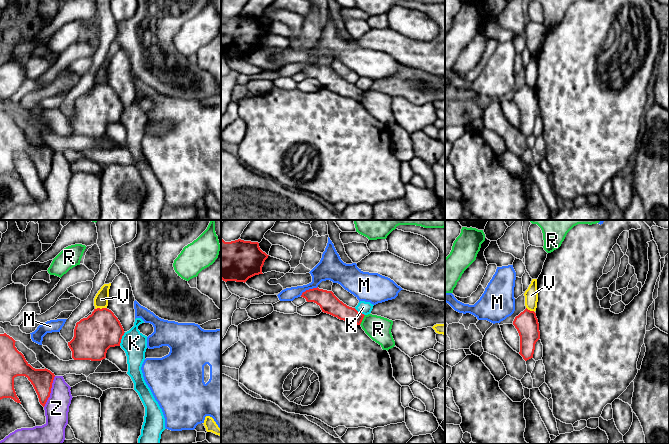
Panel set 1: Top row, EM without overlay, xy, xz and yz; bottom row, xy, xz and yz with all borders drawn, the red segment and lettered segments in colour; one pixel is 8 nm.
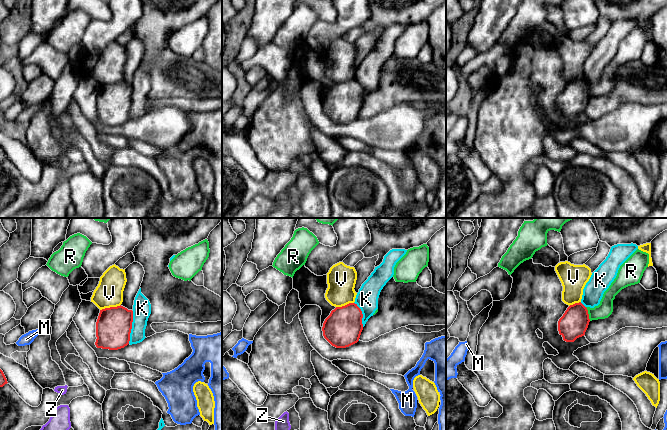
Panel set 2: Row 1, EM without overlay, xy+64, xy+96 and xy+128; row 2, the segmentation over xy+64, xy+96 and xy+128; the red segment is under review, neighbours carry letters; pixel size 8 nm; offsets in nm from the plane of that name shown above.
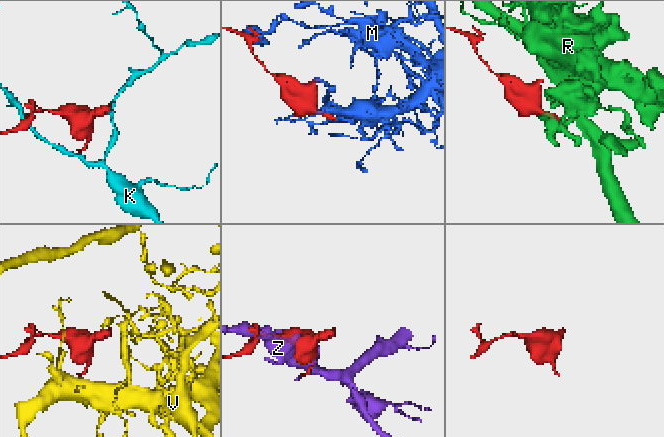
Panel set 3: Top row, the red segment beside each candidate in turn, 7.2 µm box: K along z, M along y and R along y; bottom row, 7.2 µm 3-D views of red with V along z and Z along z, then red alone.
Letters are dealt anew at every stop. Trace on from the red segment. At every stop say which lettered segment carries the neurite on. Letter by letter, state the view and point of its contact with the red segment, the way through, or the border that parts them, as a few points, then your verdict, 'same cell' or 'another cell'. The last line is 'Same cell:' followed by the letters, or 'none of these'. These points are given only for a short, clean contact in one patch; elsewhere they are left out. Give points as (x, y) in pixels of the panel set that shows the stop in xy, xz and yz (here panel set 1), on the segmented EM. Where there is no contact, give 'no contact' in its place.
K: xy (121, 338) | along xy (125, 332), (119, 345) | another cell
M: xz (309, 289) | another cell
R: xz (362, 319) | along xz (365, 315), (359, 324) | another cell
V: xy (99, 308) | along xy (106, 307), (95, 309) | another cell
Z: xy (50, 391) | another cell
Same cell: none of these

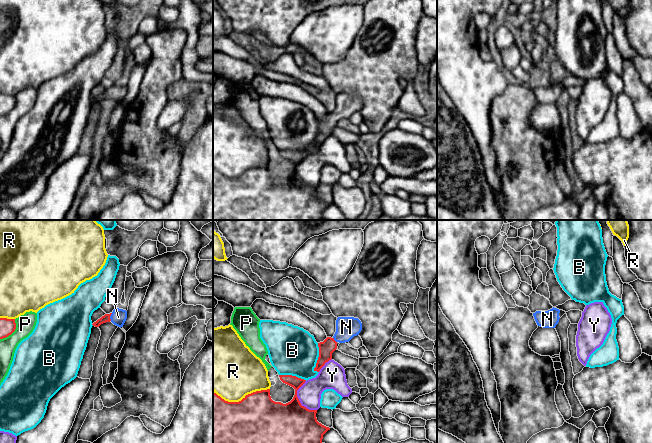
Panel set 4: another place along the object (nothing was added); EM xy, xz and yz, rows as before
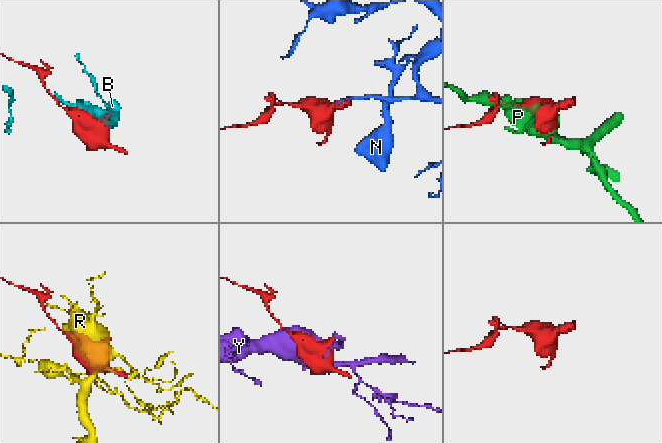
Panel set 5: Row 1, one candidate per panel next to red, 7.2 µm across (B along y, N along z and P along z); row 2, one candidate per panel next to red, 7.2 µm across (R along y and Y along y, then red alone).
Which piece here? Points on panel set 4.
B: xz (318, 358) | another cell
N: xy (109, 317) | across xy (106, 318), (109, 317), (118, 317) | same cell
P: xy (12, 332) | another cell
R: xz (242, 399) | another cell
Y: xz (298, 400) | another cell
Same cell: N

